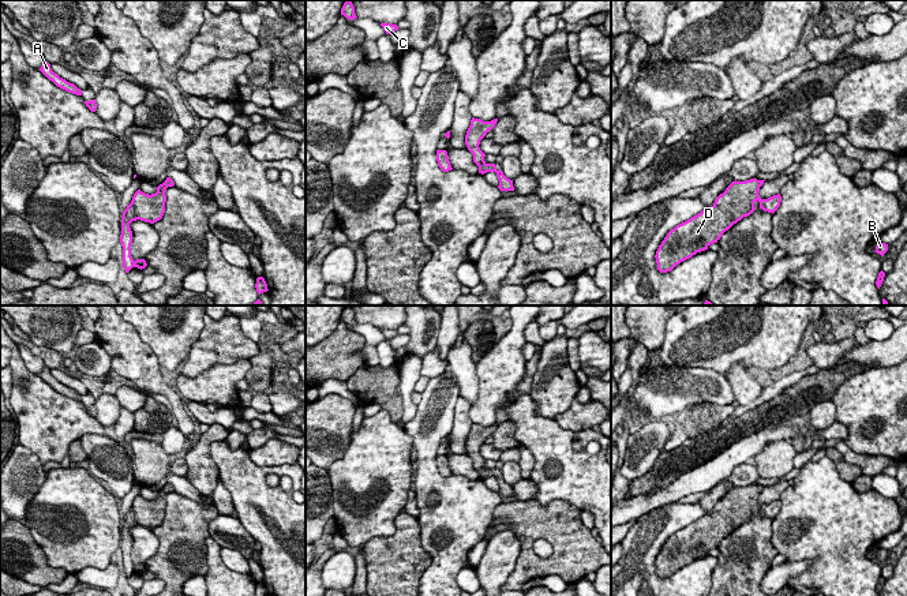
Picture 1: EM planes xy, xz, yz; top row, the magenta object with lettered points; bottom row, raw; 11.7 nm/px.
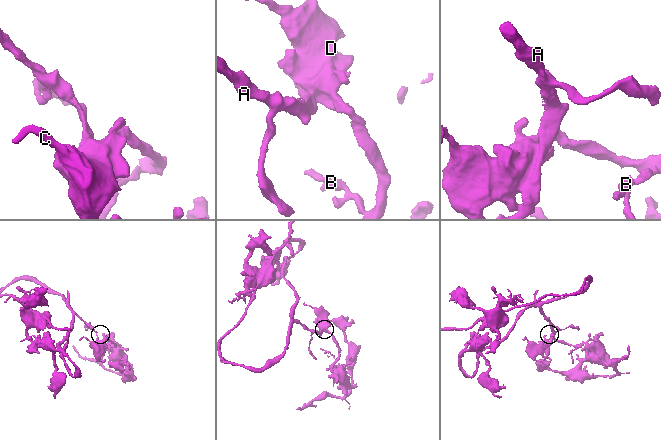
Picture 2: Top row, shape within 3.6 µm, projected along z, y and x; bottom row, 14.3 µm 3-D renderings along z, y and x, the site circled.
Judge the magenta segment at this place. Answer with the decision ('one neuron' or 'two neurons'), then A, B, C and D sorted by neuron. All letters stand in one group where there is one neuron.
one neuron | A B C D

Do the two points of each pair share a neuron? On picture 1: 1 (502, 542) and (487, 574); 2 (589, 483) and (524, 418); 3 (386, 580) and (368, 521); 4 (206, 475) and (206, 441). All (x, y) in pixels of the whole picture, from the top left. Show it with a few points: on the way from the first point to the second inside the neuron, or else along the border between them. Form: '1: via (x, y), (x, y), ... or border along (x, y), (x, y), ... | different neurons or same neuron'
1: via (502, 550), (495, 566) | same neuron
2: via (573, 467), (540, 434) | same neuron
3: border along (397, 514), (393, 533), (374, 536), (359, 546) | different neurons
4: via (203, 467), (203, 449) | same neuron

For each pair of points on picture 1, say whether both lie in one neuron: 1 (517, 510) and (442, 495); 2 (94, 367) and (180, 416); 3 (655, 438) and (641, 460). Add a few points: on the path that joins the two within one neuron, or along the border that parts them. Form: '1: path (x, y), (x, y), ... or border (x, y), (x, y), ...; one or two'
1: border (501, 502), (495, 508), (493, 521), (483, 536); two
2: border (97, 343), (109, 355), (112, 367); two
3: path (649, 443), (641, 454); one

